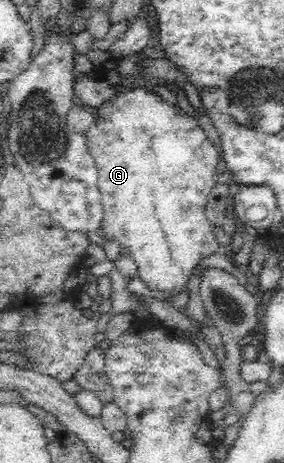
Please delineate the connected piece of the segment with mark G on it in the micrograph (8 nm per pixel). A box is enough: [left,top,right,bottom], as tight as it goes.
[84,85,219,296]

